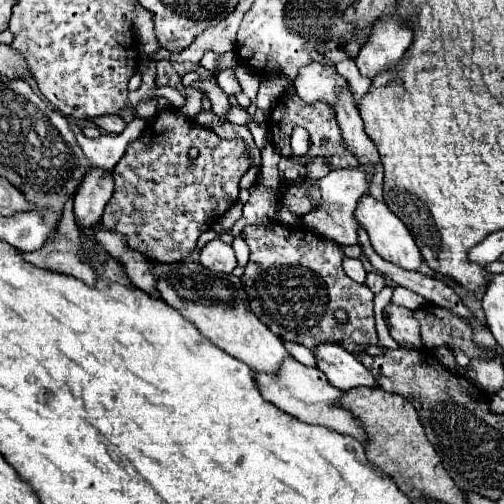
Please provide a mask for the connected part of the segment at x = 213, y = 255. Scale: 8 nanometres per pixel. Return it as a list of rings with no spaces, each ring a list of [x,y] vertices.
[[[212,240],[200,250],[200,264],[208,270],[230,274],[236,268],[236,256],[230,244],[222,240]]]

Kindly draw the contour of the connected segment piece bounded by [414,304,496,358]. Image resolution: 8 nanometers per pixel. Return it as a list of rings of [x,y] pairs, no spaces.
[[[422,306],[420,312],[414,312],[420,332],[422,332],[422,344],[428,348],[446,346],[450,350],[462,350],[468,358],[478,356],[490,356],[494,358],[494,352],[486,352],[482,348],[474,346],[472,340],[472,328],[464,318],[452,316],[448,310],[440,306]]]

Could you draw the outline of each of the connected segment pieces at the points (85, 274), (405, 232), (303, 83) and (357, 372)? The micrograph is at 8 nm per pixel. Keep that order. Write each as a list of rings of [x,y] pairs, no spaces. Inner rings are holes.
[[[71,195],[70,200],[64,204],[62,220],[58,222],[58,230],[48,240],[48,244],[44,244],[40,252],[24,254],[24,258],[38,268],[70,274],[92,286],[96,282],[96,272],[82,256],[84,250],[80,246],[80,232],[76,228],[76,220],[70,214],[72,204],[74,204],[74,195]]]
[[[364,194],[360,200],[358,200],[358,208],[354,212],[358,224],[366,230],[366,234],[370,236],[370,242],[372,242],[372,248],[376,250],[376,254],[380,254],[384,260],[404,268],[404,270],[418,270],[420,264],[422,264],[422,254],[410,234],[410,230],[402,224],[400,218],[394,216],[394,212],[390,212],[386,208],[386,204],[382,200],[376,200],[372,198],[370,194]]]
[[[306,64],[300,68],[300,76],[296,76],[294,88],[298,96],[312,104],[316,100],[324,100],[330,106],[336,106],[336,90],[344,88],[346,80],[342,80],[334,68],[334,64]]]
[[[318,344],[312,348],[316,356],[316,368],[322,370],[332,386],[346,392],[356,386],[376,386],[374,376],[358,362],[354,354],[336,346],[336,344]]]

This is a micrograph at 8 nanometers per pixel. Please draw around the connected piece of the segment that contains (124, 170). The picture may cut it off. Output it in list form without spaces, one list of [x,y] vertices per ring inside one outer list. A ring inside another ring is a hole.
[[[176,108],[158,110],[116,164],[116,188],[102,222],[108,230],[122,232],[134,250],[152,254],[160,262],[182,262],[196,248],[198,236],[238,200],[238,182],[250,166],[250,152],[242,138],[224,140]],[[190,148],[198,148],[196,160],[188,158]]]

